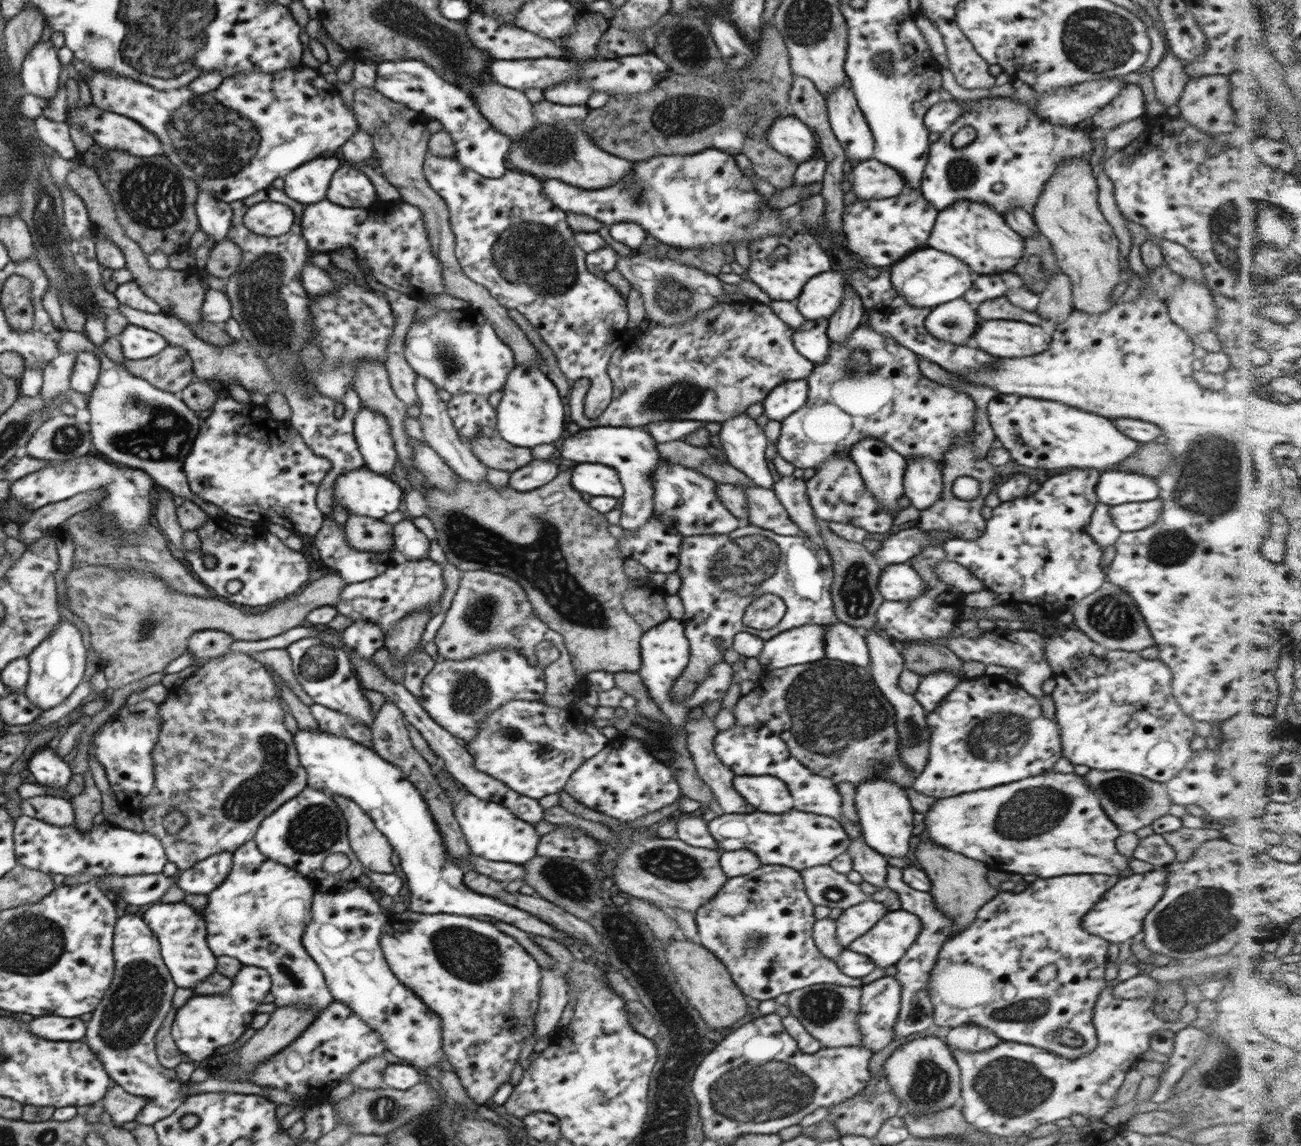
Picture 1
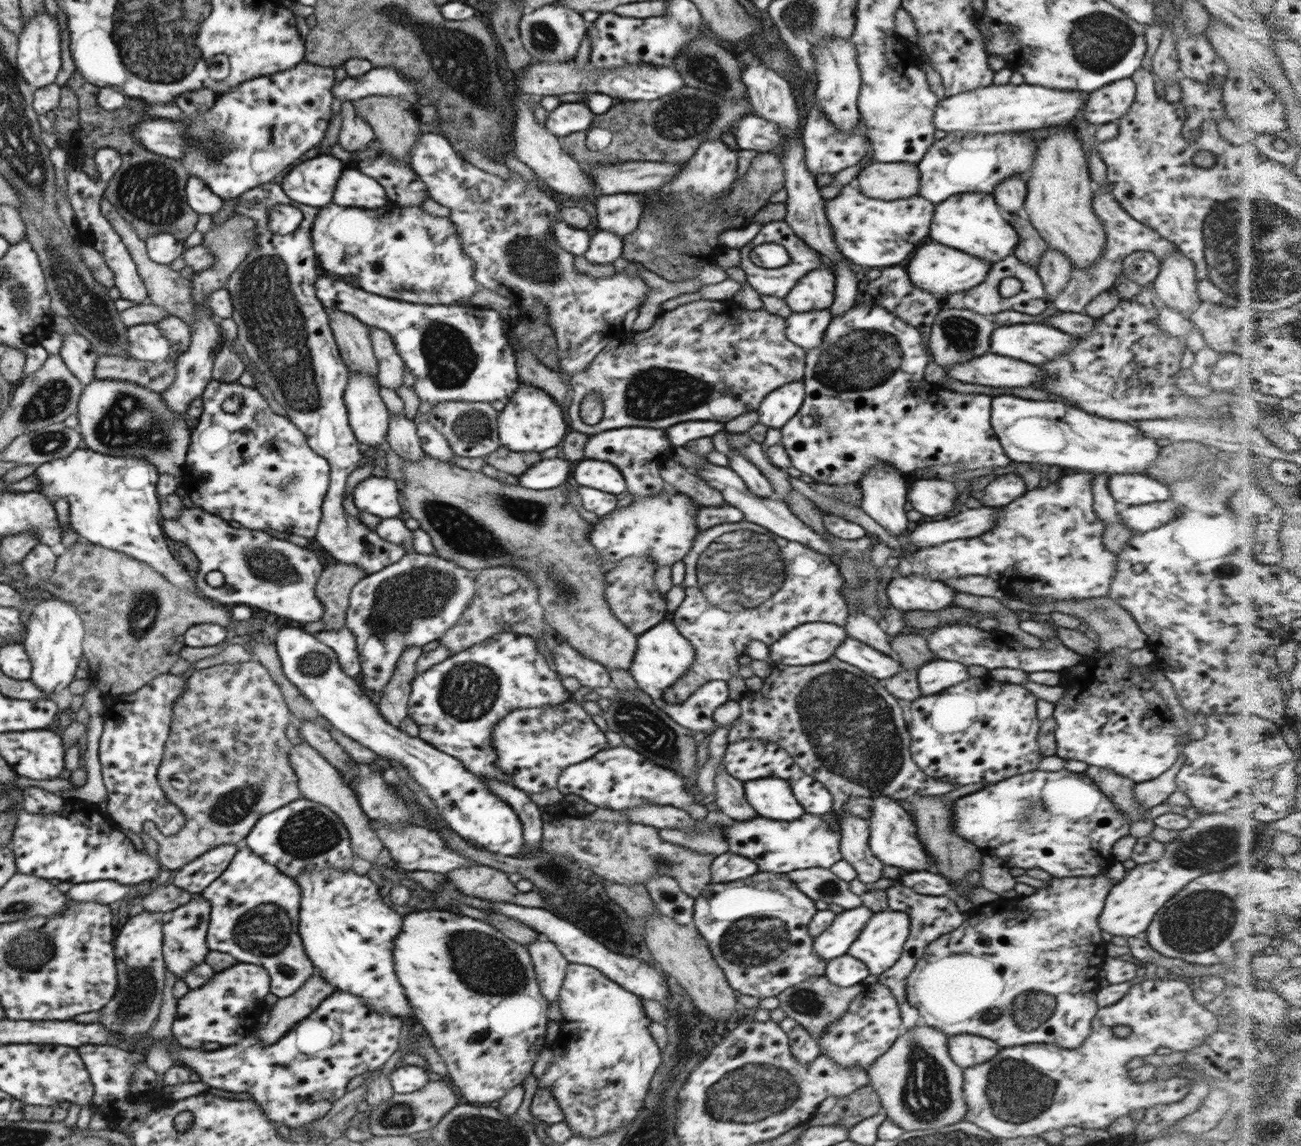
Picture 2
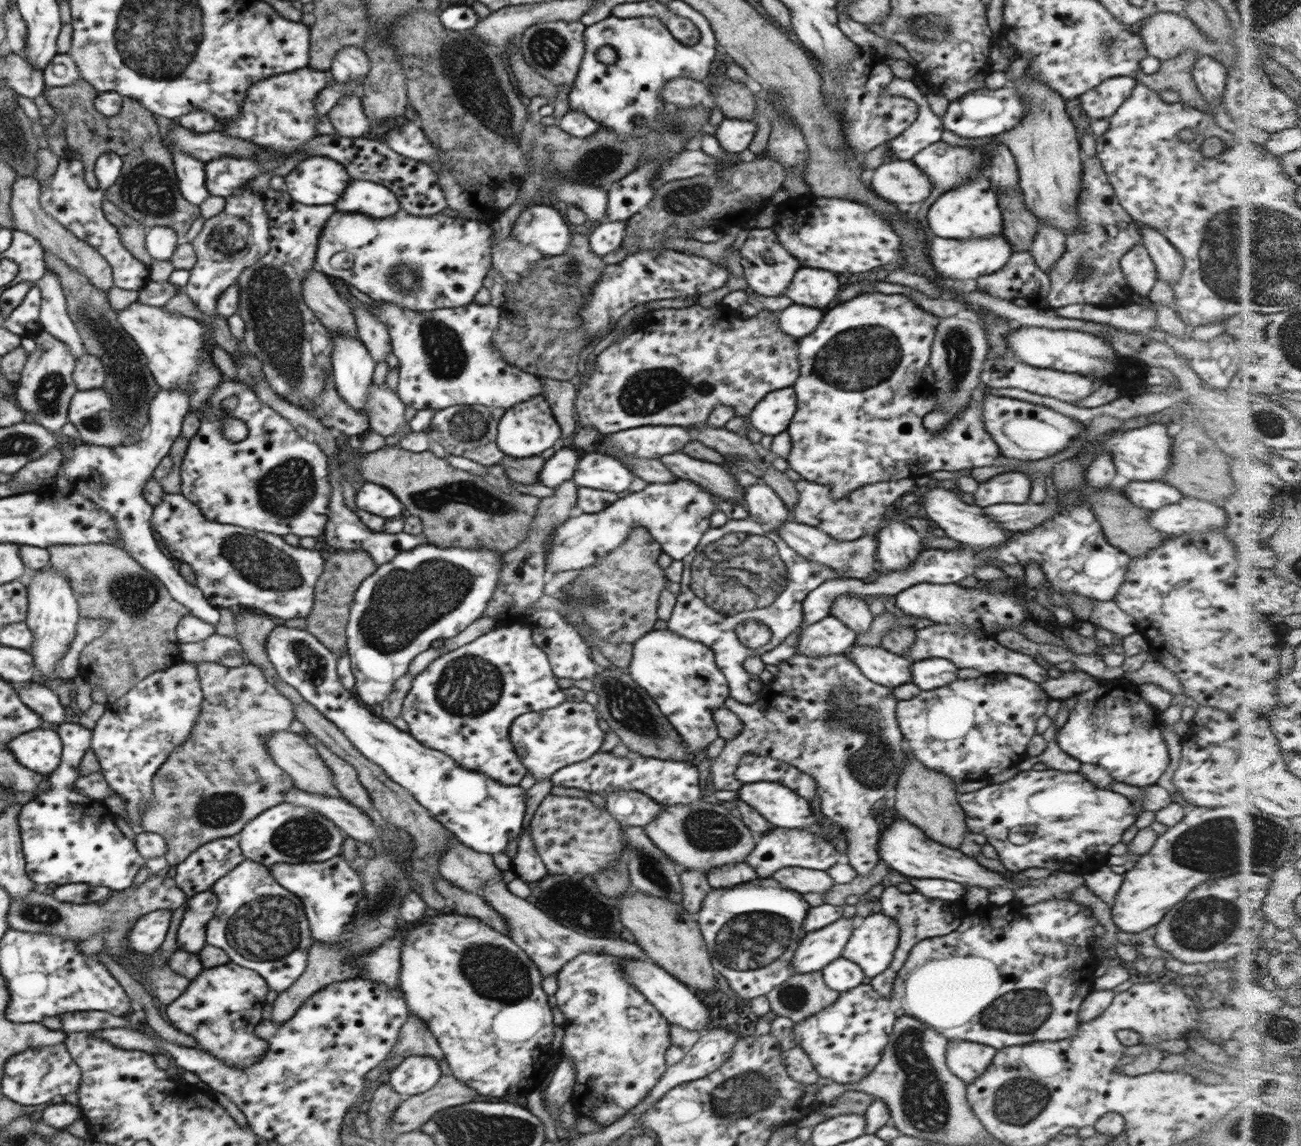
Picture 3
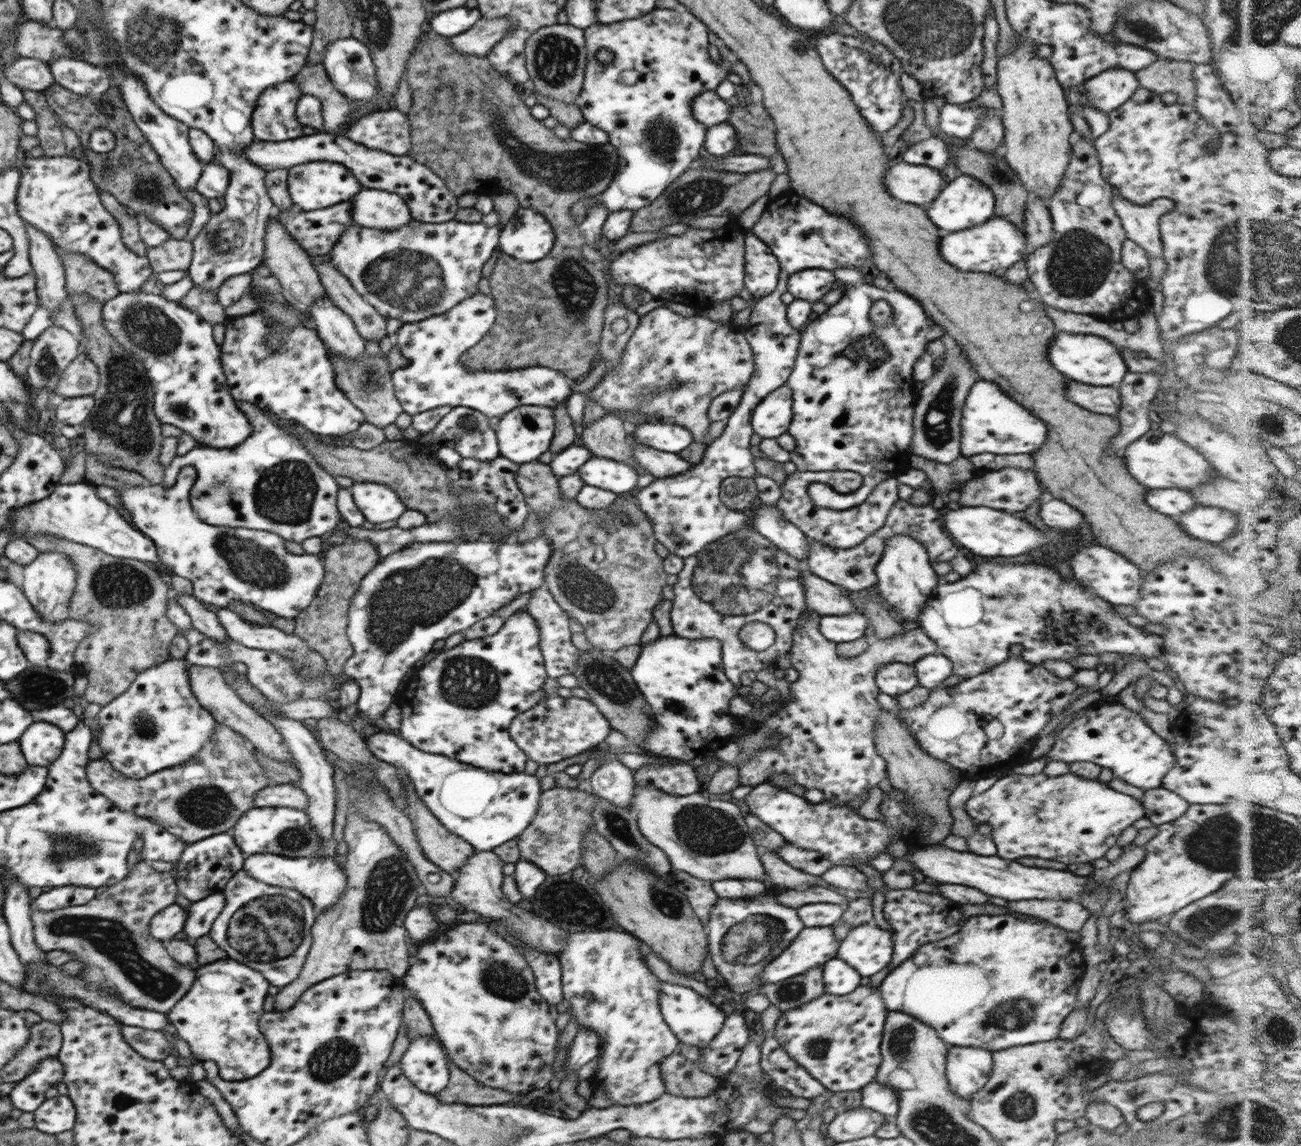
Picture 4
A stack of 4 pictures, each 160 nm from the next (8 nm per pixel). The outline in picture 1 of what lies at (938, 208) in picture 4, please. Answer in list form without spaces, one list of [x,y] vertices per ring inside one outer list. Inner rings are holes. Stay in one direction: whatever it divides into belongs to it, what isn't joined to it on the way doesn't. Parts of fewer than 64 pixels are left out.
[[[959,200],[937,214],[926,246],[960,258],[976,274],[1000,274],[1014,271],[1024,254],[1025,239],[1020,236],[991,206]]]

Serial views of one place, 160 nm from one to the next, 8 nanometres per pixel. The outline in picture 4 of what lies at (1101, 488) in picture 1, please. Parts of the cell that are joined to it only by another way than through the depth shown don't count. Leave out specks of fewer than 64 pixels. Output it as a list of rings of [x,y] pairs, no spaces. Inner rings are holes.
[[[1152,488],[1146,493],[1146,504],[1156,512],[1176,517],[1188,513],[1196,502],[1188,491],[1180,488]]]

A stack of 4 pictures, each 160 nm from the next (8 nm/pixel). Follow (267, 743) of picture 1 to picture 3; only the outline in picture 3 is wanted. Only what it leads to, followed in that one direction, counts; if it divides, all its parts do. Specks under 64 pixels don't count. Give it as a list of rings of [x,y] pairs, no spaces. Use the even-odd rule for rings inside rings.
[[[202,662],[197,665],[197,671],[201,689],[203,690],[203,701],[199,717],[196,719],[195,728],[192,729],[190,736],[183,744],[170,754],[168,760],[156,771],[152,784],[152,796],[147,801],[147,805],[141,810],[140,815],[143,831],[155,832],[165,838],[167,844],[165,858],[170,866],[179,865],[191,852],[194,852],[196,848],[203,844],[219,838],[237,835],[252,818],[256,818],[264,810],[282,803],[286,791],[289,791],[289,788],[294,785],[292,778],[288,777],[288,774],[270,758],[265,747],[265,740],[269,737],[270,733],[289,730],[290,723],[295,720],[295,704],[291,703],[291,700],[288,700],[272,683],[268,682],[262,669],[252,663],[229,668],[222,663]]]

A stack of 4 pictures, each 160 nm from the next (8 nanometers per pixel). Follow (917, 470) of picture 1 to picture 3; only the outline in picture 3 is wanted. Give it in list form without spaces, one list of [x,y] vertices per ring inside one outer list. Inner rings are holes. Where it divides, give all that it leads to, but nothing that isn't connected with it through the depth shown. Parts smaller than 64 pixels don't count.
[[[935,487],[918,498],[921,508],[924,508],[926,512],[926,517],[930,521],[936,522],[948,538],[961,543],[961,545],[979,548],[979,550],[992,550],[1004,545],[1010,539],[1010,530],[1006,530],[998,522],[990,520],[990,517],[984,514],[984,508],[965,504],[961,498],[961,493],[957,490],[954,492]]]

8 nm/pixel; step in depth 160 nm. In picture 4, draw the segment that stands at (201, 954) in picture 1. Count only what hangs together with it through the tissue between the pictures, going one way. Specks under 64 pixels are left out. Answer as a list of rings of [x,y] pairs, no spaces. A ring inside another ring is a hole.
[[[222,893],[209,894],[198,902],[192,902],[183,931],[191,943],[201,936],[208,935],[213,922],[225,907],[226,899]]]

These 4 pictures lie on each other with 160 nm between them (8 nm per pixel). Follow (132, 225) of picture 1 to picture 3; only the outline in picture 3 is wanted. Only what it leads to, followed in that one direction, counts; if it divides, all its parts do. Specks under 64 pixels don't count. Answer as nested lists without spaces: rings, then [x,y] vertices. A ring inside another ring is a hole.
[[[82,78],[68,86],[47,86],[43,96],[57,110],[58,117],[67,120],[64,135],[69,146],[68,154],[84,164],[88,186],[98,189],[94,175],[96,160],[104,153],[116,153],[124,165],[117,181],[104,192],[104,198],[148,228],[161,226],[174,229],[180,241],[183,241],[191,224],[201,216],[201,210],[188,202],[179,189],[174,159],[163,144],[158,116],[129,97],[123,98],[118,114],[104,116],[95,109],[97,91]]]

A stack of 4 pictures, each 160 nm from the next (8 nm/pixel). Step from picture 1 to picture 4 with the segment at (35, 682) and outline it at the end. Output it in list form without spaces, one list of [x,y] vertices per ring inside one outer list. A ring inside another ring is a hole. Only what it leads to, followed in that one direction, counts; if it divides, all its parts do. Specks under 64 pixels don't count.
[[[56,551],[39,553],[34,562],[24,566],[23,593],[34,610],[50,622],[68,619],[69,602],[76,588],[76,570],[66,555]]]

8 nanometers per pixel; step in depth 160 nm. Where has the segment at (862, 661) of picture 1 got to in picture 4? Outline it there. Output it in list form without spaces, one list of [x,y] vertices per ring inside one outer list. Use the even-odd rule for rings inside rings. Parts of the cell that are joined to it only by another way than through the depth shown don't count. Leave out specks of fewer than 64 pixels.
[[[891,662],[881,666],[876,671],[875,681],[880,693],[892,697],[898,697],[899,694],[904,694],[919,685],[915,666],[902,662]]]

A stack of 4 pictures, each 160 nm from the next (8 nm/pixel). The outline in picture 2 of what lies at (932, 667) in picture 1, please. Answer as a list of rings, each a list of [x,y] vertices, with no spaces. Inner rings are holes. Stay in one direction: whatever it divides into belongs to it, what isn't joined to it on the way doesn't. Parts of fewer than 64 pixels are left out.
[[[902,633],[891,638],[892,650],[899,656],[903,669],[918,670],[924,663],[933,661],[935,655],[928,647],[928,640],[921,635]]]

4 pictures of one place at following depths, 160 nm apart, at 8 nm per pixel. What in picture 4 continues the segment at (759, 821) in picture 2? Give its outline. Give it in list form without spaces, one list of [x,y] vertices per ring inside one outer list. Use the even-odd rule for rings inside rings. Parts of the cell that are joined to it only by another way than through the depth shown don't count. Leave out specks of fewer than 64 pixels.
[[[790,842],[781,846],[779,850],[774,850],[774,852],[778,854],[784,862],[788,862],[790,866],[806,874],[811,874],[812,876],[821,876],[833,866],[826,856],[816,850],[804,850],[799,846],[794,846]]]

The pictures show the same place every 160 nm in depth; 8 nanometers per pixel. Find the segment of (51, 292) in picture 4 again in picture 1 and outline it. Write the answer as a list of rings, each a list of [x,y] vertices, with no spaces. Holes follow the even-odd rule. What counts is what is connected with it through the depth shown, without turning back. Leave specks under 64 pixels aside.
[[[80,351],[70,375],[71,388],[88,398],[98,380],[100,367],[98,356],[92,352]]]

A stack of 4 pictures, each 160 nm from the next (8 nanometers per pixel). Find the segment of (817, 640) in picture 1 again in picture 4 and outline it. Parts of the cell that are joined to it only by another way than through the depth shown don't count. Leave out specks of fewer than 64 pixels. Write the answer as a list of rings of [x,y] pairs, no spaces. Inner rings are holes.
[[[860,613],[845,615],[821,615],[818,630],[828,642],[838,645],[863,639],[869,620]]]

